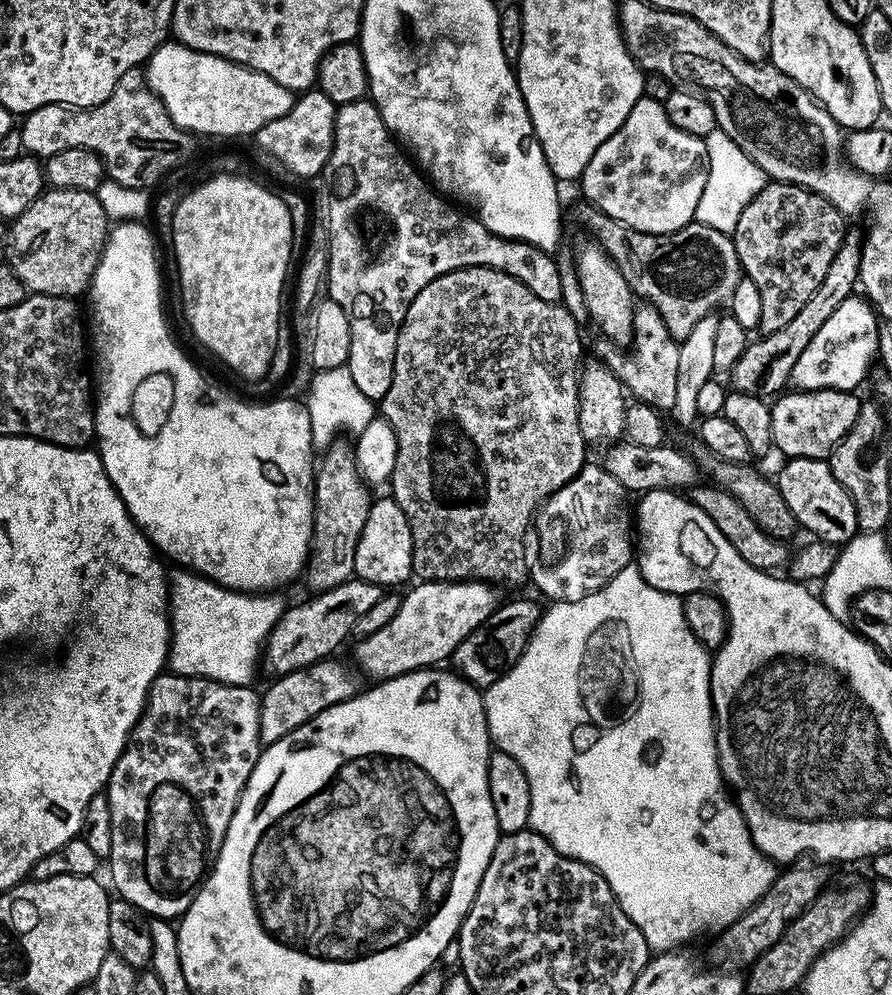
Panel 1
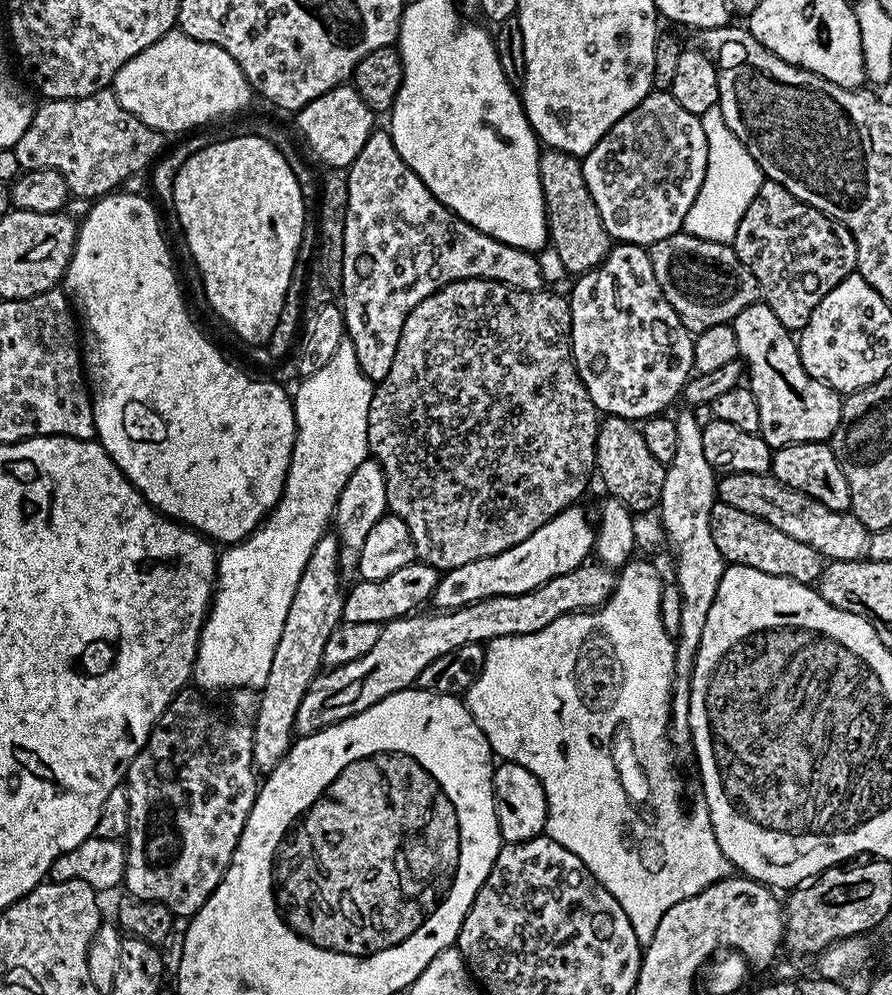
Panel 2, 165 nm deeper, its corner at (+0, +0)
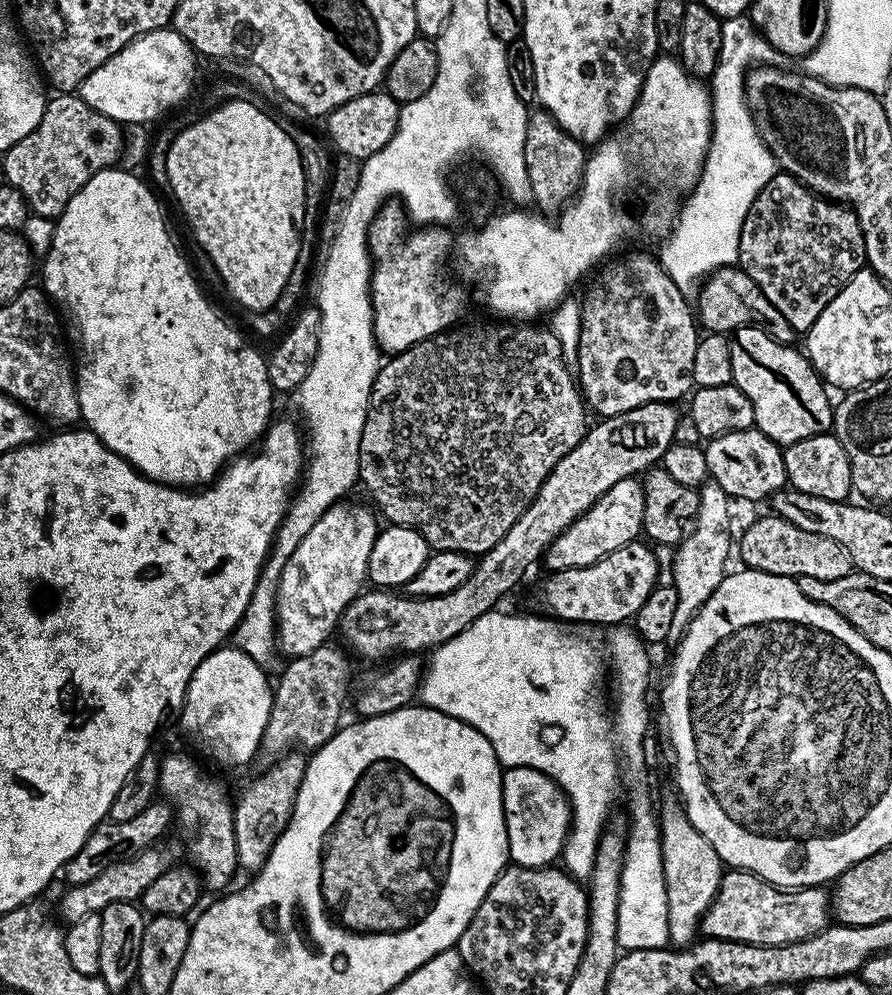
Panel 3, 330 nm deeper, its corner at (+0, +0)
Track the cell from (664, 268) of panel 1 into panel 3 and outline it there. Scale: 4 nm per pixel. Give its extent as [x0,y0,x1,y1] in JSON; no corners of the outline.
[694,266,798,345]

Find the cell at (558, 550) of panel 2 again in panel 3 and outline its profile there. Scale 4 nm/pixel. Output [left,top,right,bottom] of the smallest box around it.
[542,476,644,572]

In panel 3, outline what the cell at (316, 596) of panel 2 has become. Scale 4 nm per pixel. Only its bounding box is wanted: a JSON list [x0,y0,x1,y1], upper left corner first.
[232,750,307,873]

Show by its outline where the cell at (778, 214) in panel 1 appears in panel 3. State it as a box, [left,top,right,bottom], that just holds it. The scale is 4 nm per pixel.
[739,170,865,334]

